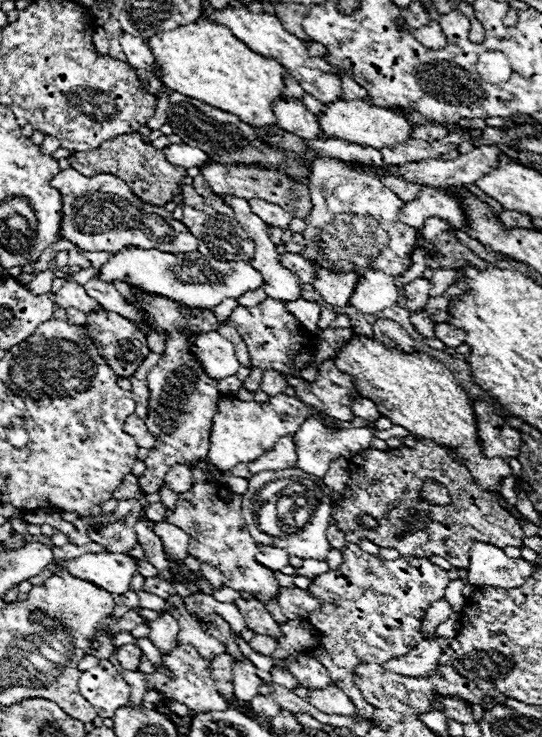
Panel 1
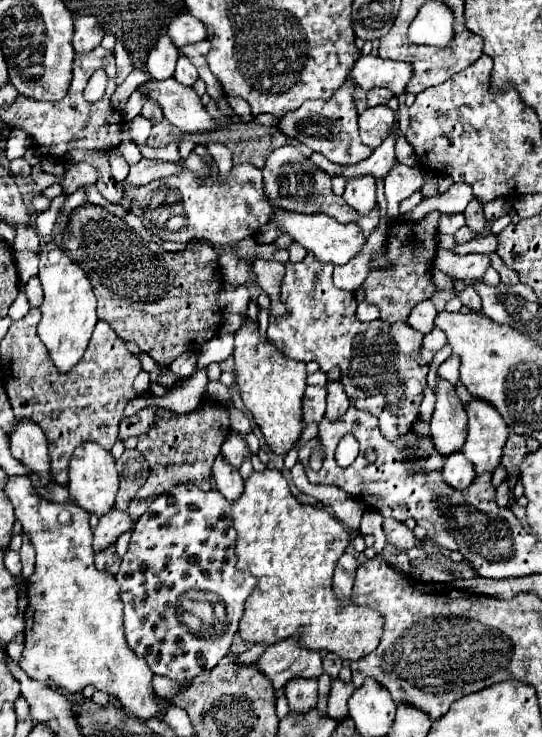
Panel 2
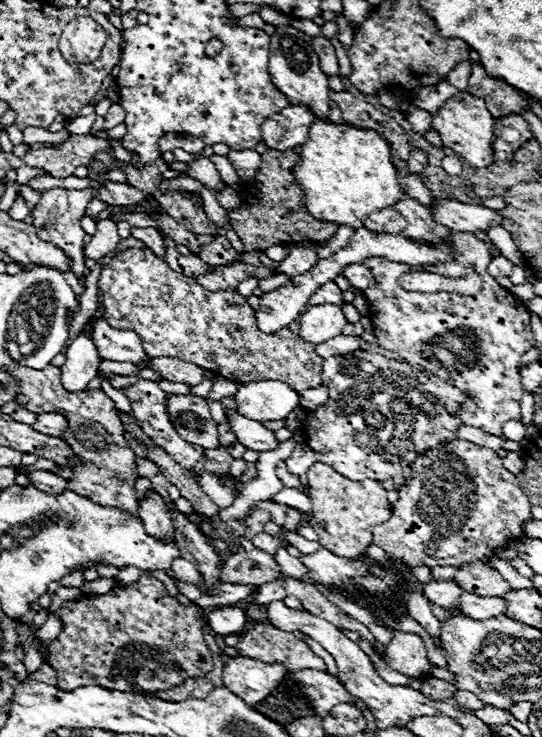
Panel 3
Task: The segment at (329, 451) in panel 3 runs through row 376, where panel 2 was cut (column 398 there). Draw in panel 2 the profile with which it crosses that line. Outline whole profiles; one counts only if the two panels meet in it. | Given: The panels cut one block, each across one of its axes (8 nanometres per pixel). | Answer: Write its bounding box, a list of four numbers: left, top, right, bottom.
[268,254,430,440]

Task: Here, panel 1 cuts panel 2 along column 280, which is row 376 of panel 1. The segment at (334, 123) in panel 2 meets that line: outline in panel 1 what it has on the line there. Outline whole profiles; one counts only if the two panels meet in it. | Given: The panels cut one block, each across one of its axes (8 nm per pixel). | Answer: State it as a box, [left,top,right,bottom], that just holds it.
[86,310,150,378]

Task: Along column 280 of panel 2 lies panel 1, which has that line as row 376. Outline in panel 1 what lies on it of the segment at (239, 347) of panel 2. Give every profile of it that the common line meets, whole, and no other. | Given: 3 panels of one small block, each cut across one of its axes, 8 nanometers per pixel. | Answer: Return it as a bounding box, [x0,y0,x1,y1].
[336,336,510,498]

